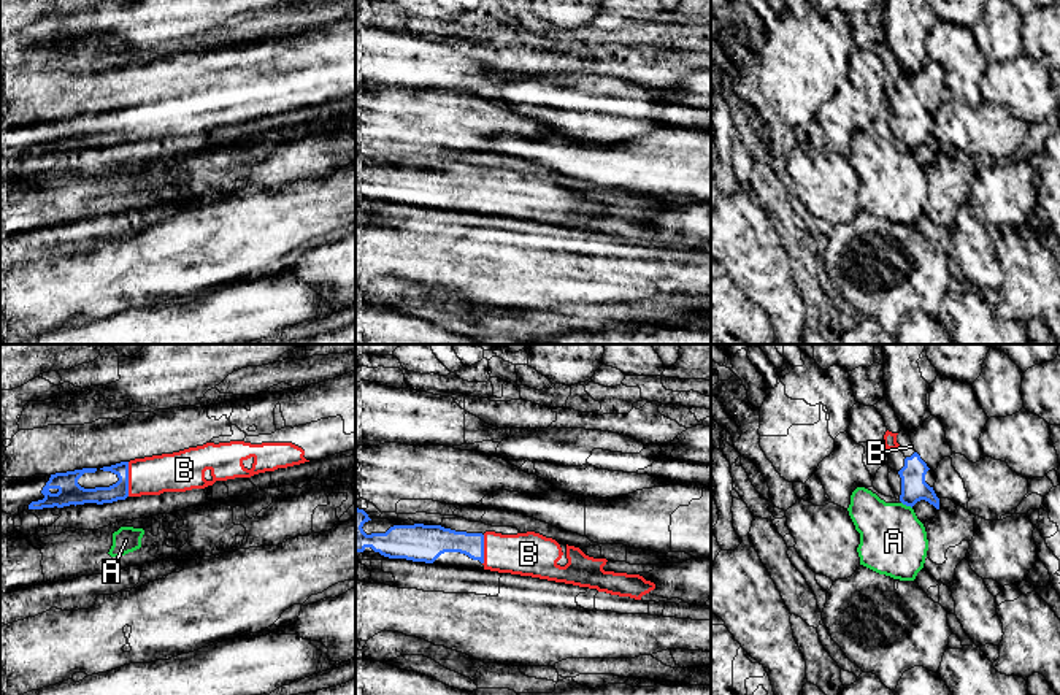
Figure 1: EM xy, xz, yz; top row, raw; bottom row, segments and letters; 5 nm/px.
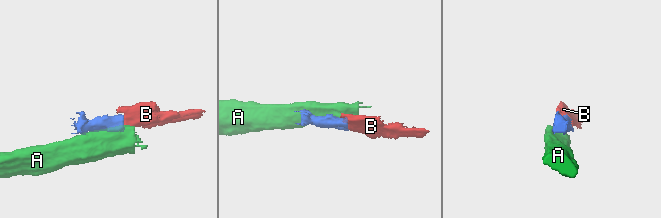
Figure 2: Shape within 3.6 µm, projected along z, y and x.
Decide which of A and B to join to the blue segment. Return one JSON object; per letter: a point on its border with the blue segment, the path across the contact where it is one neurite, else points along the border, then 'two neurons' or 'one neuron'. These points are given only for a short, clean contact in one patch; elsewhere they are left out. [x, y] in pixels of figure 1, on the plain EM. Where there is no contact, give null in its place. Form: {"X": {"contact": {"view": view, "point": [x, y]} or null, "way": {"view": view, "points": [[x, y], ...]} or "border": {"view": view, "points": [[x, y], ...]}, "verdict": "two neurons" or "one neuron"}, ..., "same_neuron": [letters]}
{"A": {"contact": {"view": "yz", "point": [906, 149]}, "border": {"view": "yz", "points": [[902, 146], [911, 153]]}, "verdict": "two neurons"}, "B": {"contact": {"view": "xy", "point": [127, 124]}, "verdict": "one neuron"}, "same_neuron": ["B"]}

